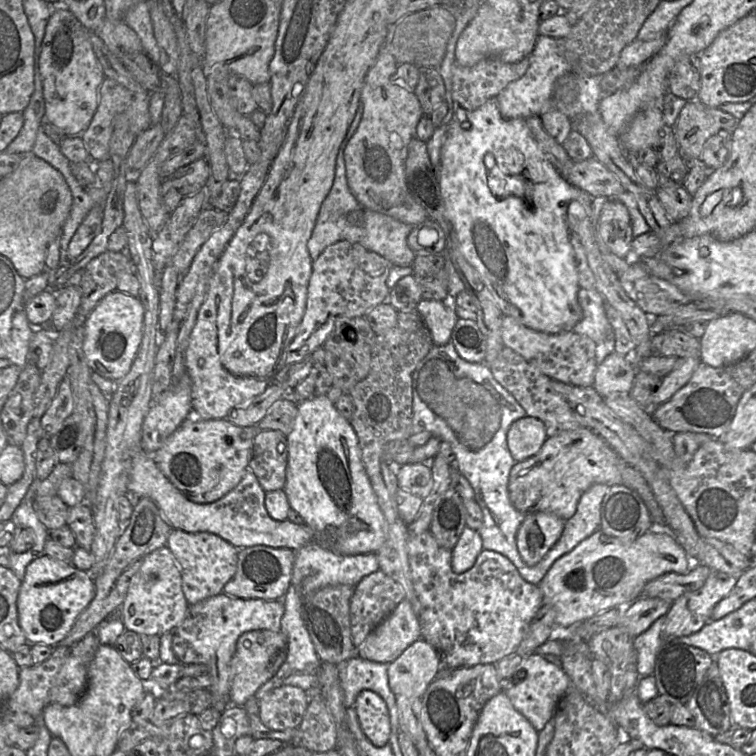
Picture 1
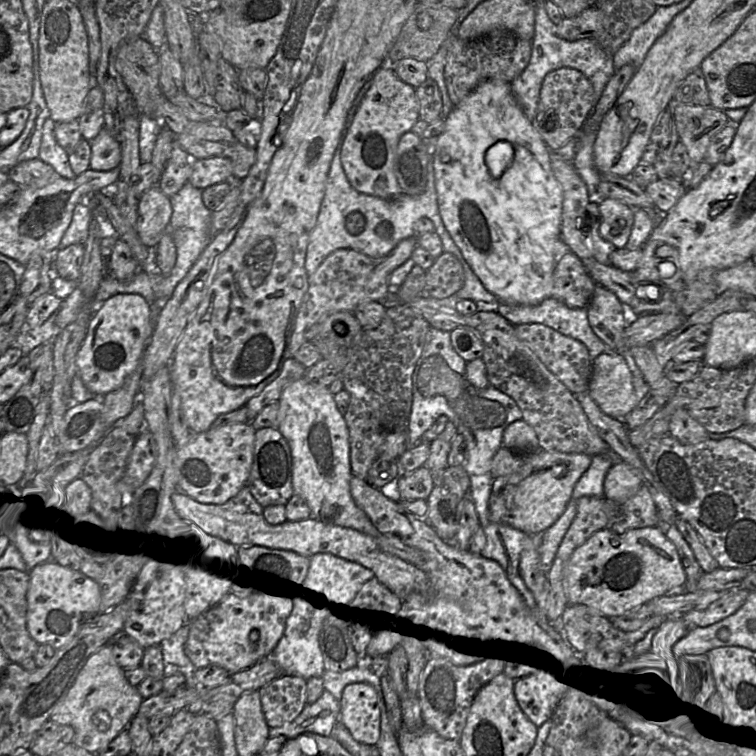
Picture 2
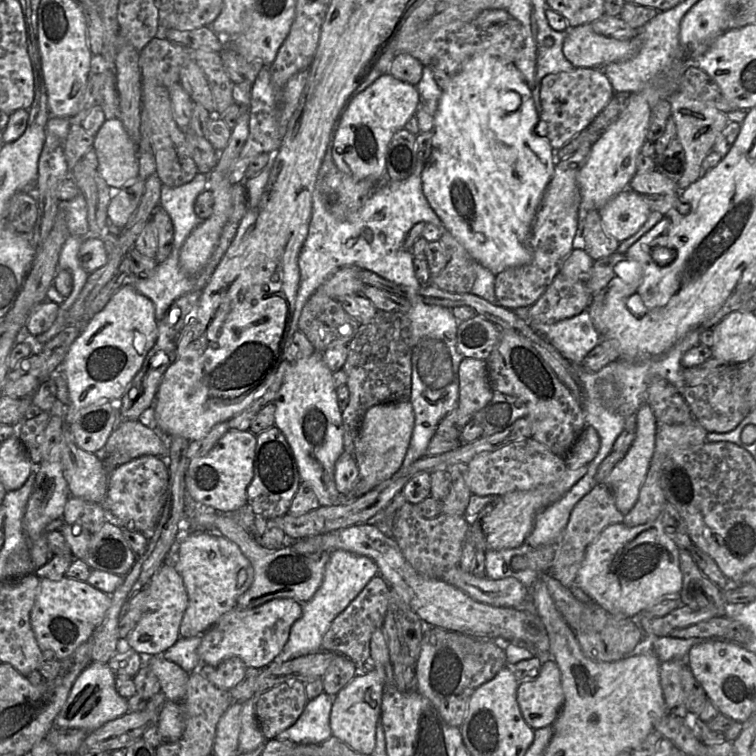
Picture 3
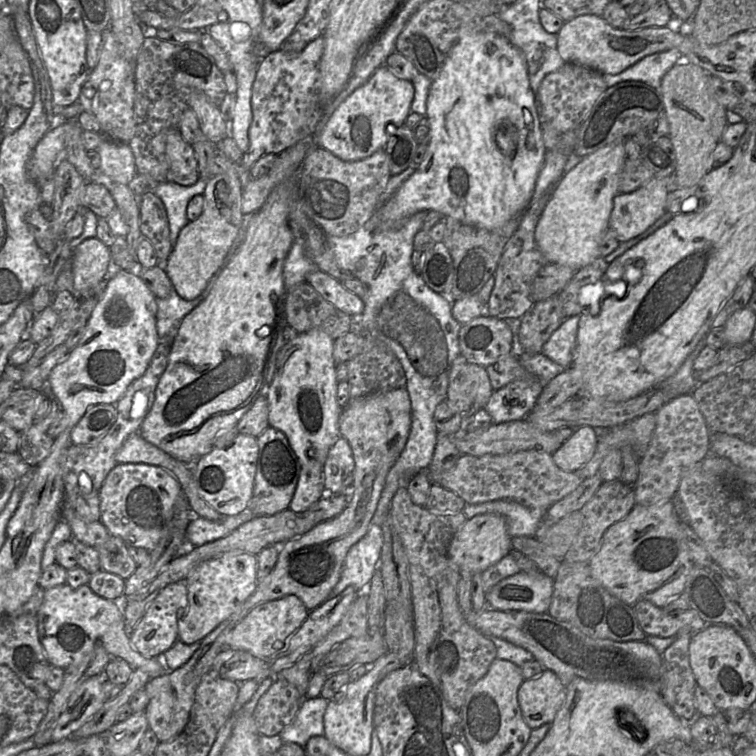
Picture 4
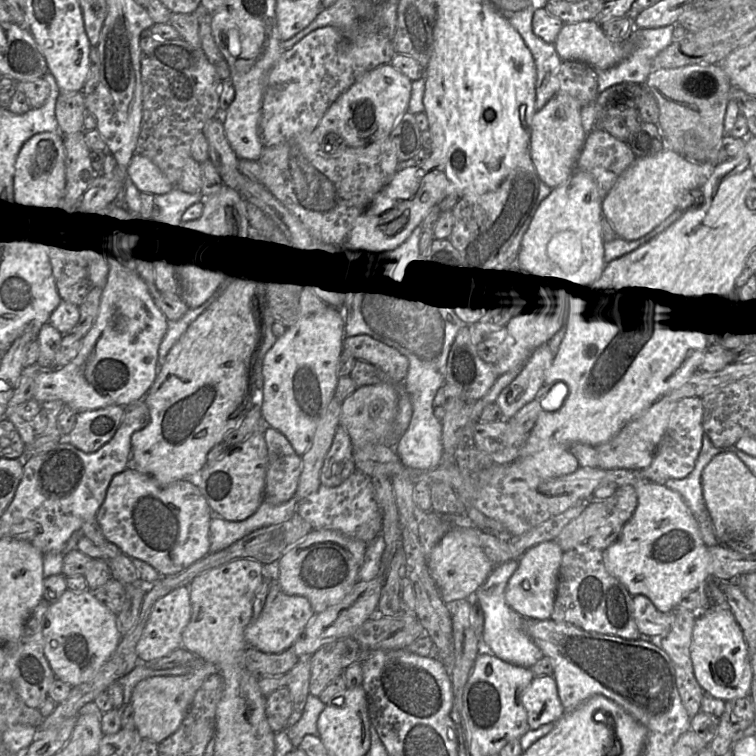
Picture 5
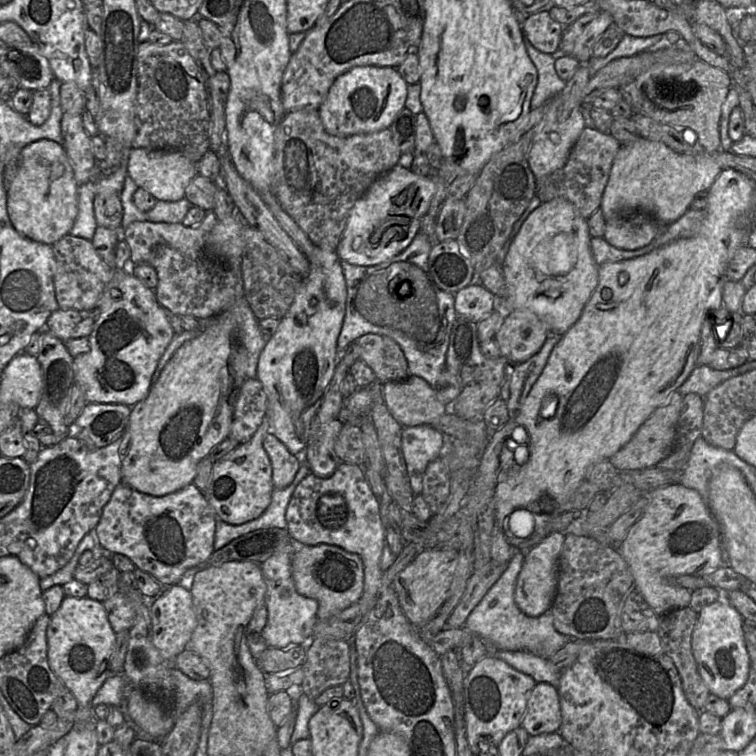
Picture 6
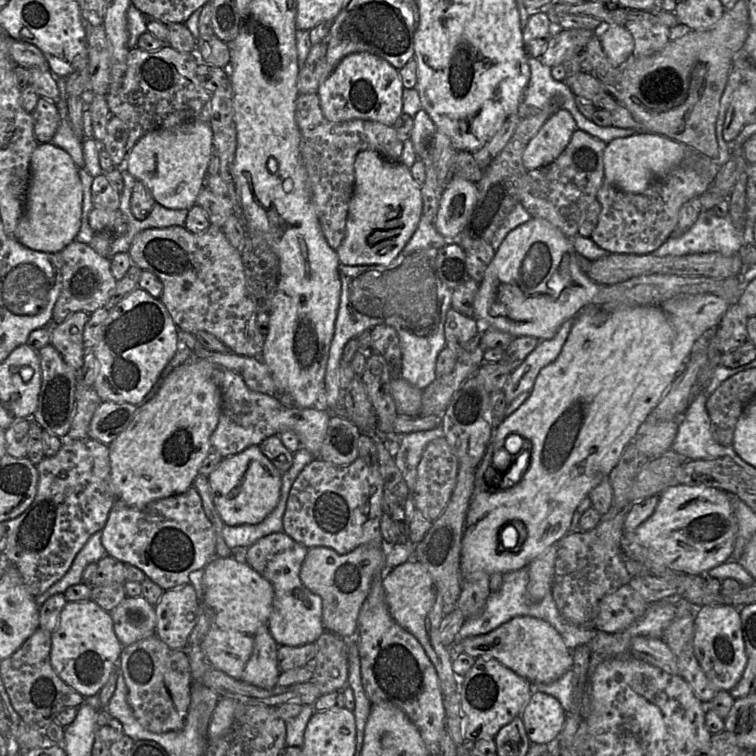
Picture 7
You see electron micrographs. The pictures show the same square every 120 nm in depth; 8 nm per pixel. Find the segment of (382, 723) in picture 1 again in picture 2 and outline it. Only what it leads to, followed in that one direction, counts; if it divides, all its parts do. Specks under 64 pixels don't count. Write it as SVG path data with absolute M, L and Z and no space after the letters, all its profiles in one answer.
M352 683L344 688L339 721L356 741L370 746L377 744L381 732L379 701L385 703L381 691L379 694L368 683Z

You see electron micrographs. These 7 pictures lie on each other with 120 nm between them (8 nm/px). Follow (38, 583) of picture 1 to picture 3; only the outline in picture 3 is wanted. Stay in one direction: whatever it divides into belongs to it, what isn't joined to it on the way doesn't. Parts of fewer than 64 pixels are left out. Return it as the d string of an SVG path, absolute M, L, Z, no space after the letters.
M63 577L60 580L40 579L30 622L42 651L52 650L56 659L64 660L81 644L91 639L103 622L112 603L111 595L93 587L87 581Z

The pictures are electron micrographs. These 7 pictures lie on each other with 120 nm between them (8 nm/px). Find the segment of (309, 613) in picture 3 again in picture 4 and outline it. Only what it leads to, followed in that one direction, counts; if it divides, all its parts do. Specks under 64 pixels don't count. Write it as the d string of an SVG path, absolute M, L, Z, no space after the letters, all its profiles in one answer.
M371 524L365 536L349 549L331 596L341 594L348 587L360 593L366 590L374 573L379 570L383 542L382 528Z

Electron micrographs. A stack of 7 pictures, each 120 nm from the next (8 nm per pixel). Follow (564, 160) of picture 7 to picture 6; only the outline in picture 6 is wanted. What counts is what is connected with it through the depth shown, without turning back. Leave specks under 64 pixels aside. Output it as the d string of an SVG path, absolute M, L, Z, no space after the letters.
M586 126L572 148L564 167L536 181L535 196L542 203L563 198L571 202L583 218L588 219L601 207L613 161L621 146L622 144L611 134Z

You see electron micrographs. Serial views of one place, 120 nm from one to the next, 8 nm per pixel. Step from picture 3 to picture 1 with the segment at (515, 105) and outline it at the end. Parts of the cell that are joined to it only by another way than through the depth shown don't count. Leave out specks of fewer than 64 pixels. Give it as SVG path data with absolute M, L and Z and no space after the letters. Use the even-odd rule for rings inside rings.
M496 97L490 99L483 106L468 114L466 121L462 123L449 124L449 128L445 134L444 142L441 148L441 162L440 162L440 190L445 205L445 212L447 219L451 223L457 238L461 252L465 256L468 263L476 269L484 284L492 294L496 304L501 312L506 316L511 316L517 319L520 323L536 331L556 334L562 331L572 331L572 328L581 320L582 310L578 302L578 274L573 257L572 246L570 243L570 230L567 224L567 209L570 201L580 194L579 188L571 185L548 160L537 141L533 137L528 128L525 119L504 118L497 104ZM487 153L493 154L496 165L490 168L491 175L497 182L500 192L494 191L488 185L488 172L484 163L484 156Z

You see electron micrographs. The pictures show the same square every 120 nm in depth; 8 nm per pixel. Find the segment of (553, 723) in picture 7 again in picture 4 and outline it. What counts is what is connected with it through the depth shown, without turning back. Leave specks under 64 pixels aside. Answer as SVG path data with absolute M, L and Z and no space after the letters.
M544 669L532 679L524 680L517 693L518 703L528 727L538 729L544 724L552 724L562 707L566 687L551 670Z

